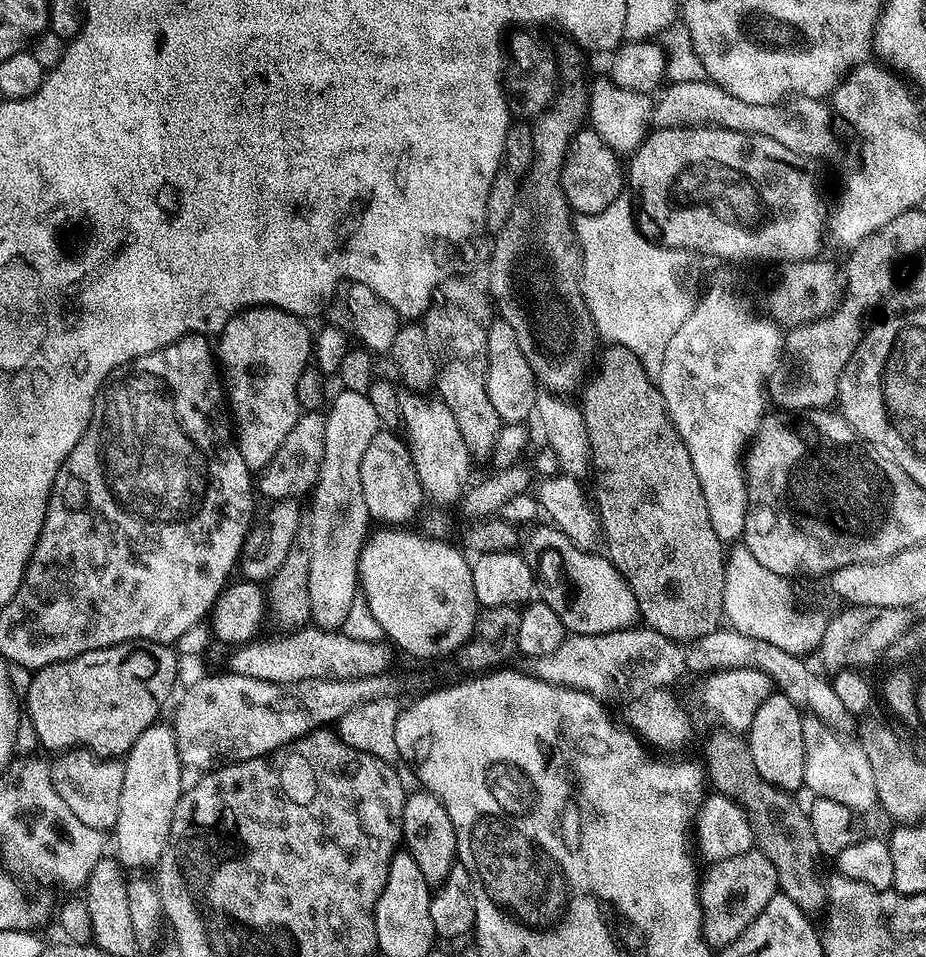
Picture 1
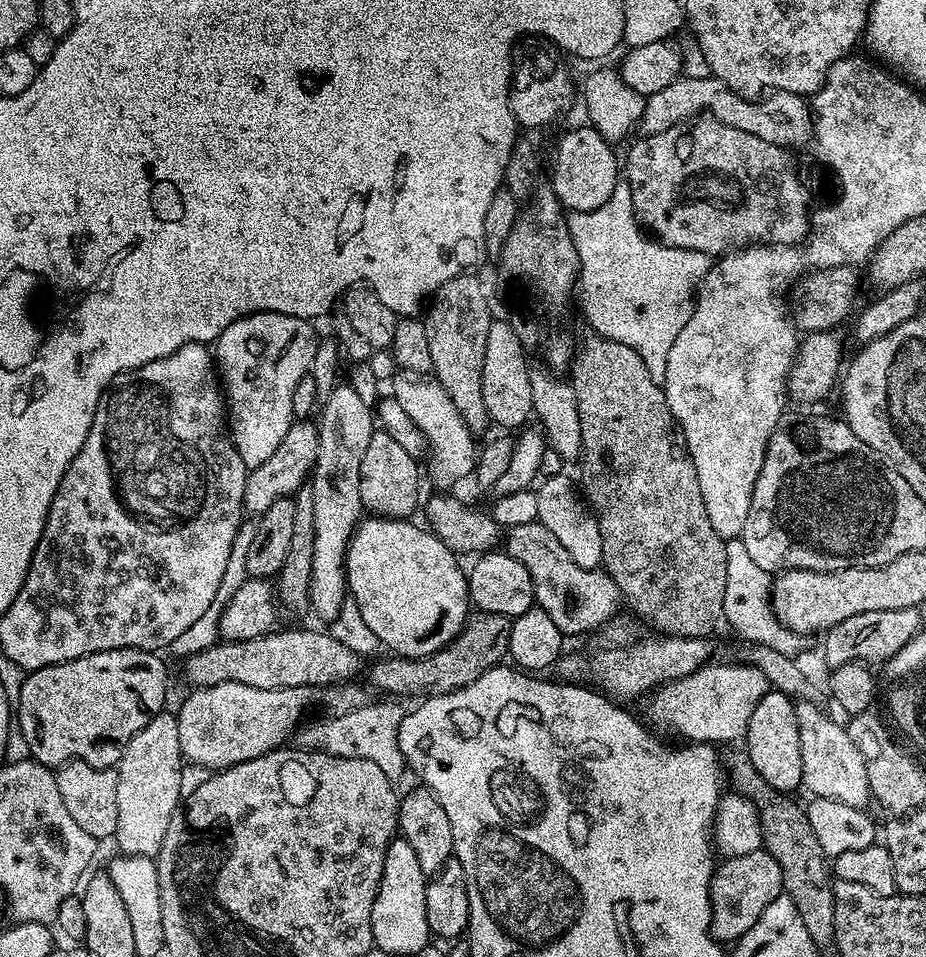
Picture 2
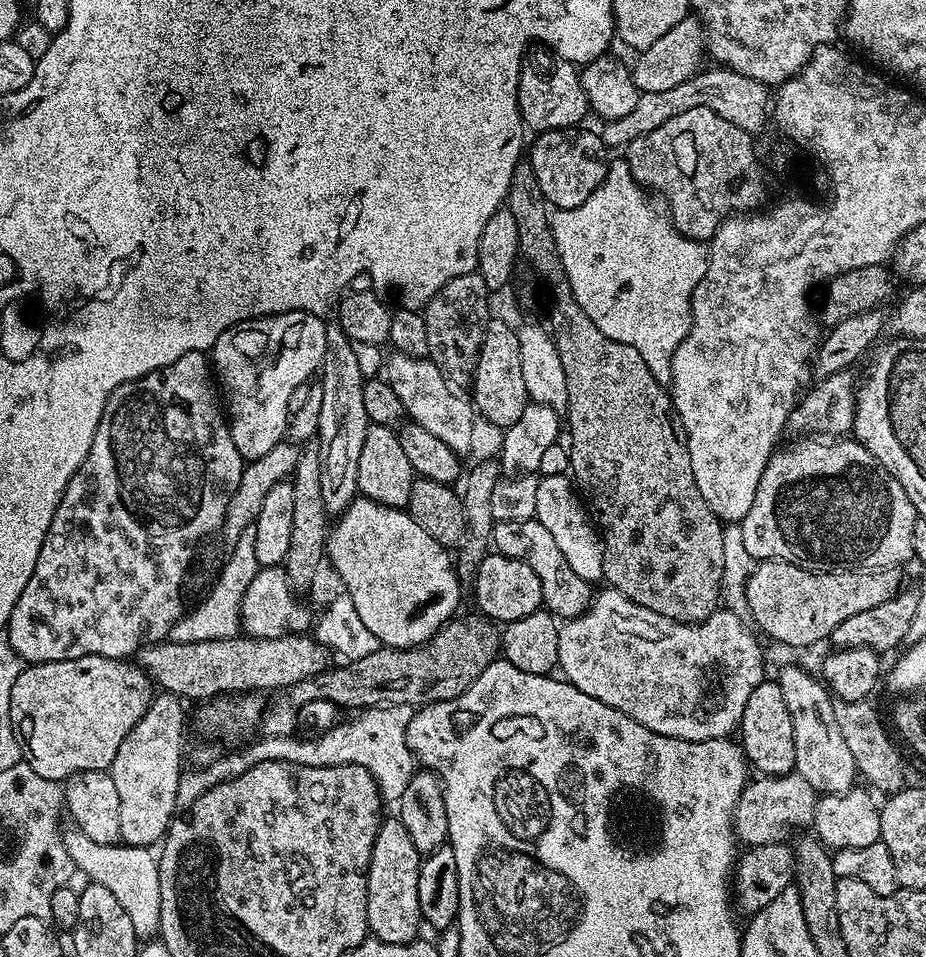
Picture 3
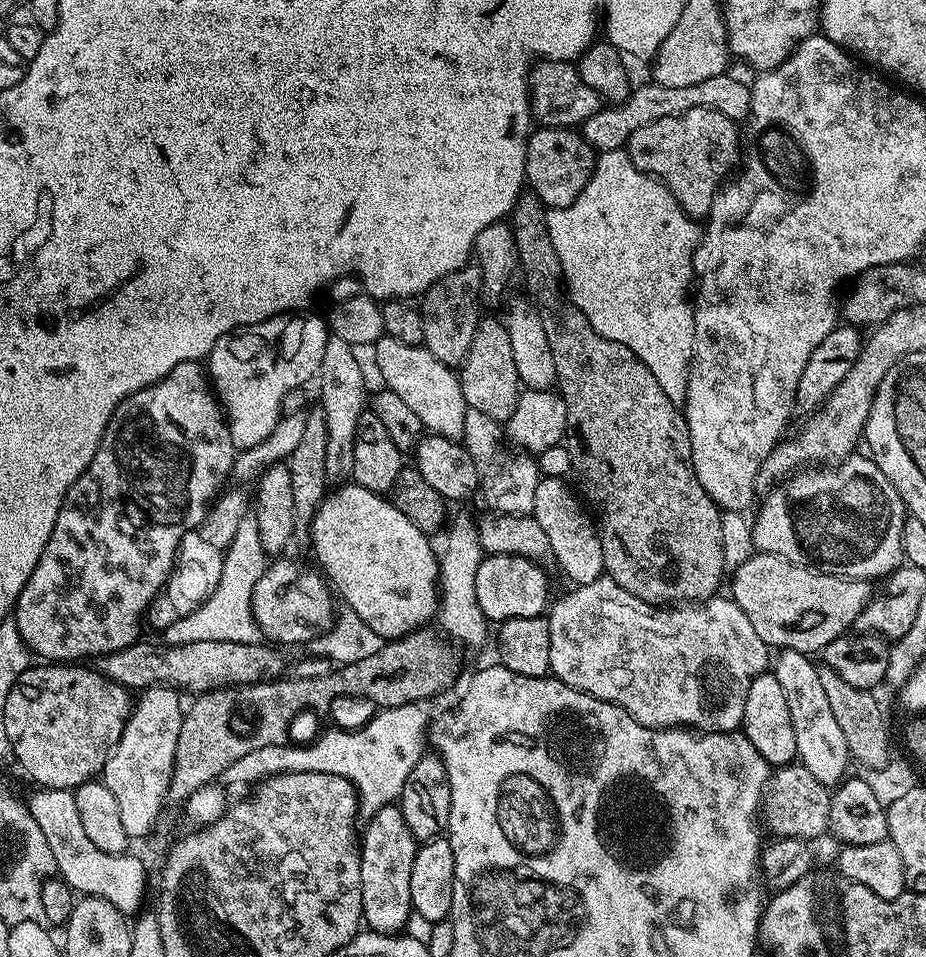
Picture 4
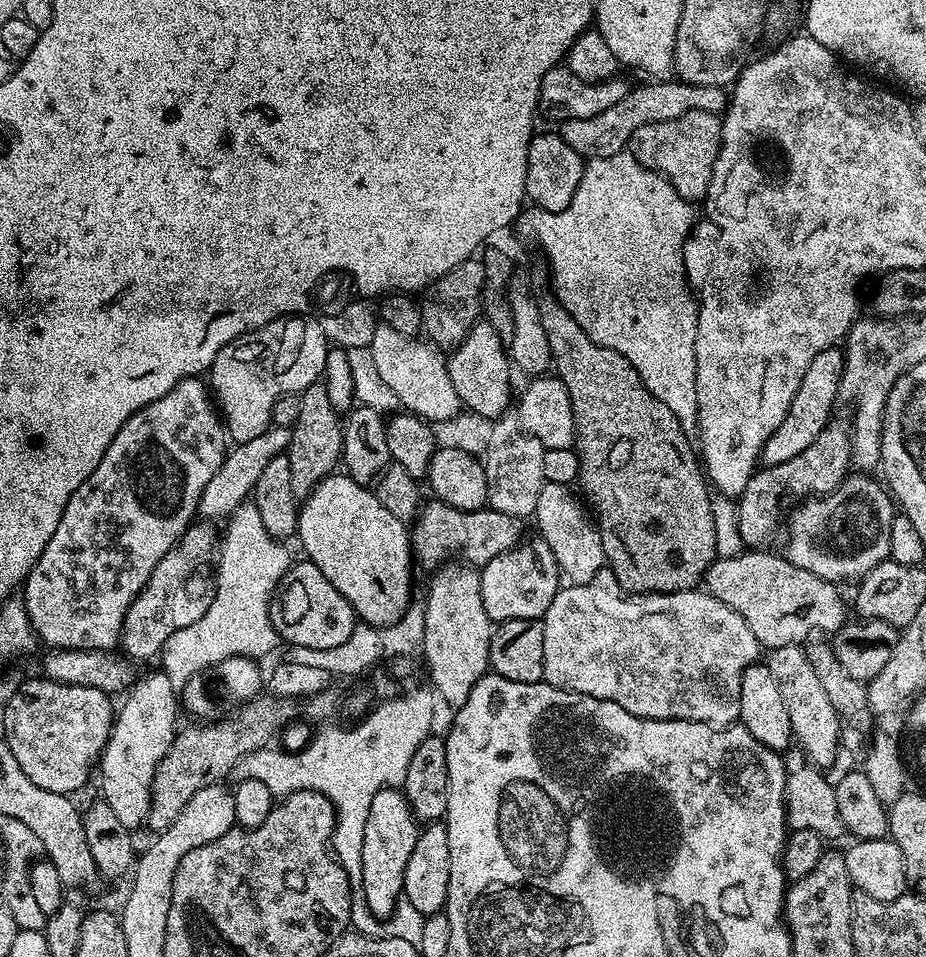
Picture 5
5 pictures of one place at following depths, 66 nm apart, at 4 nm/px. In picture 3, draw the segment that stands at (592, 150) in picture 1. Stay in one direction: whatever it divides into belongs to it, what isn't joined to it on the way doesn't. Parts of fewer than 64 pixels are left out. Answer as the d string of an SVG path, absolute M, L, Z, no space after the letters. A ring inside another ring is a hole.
M588 126L559 128L541 132L533 140L536 141L533 144L531 141L526 160L534 166L538 186L542 186L542 194L553 209L582 206L582 202L586 202L586 198L590 198L590 194L594 194L594 190L598 190L598 186L606 178L610 152L599 131L591 132Z

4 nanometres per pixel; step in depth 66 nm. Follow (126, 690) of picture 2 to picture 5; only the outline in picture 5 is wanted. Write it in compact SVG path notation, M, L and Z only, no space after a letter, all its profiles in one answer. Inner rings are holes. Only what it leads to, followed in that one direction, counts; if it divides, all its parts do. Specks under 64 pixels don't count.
M39 678L40 680L28 680L20 689L18 687L11 693L8 705L6 706L5 728L2 731L2 738L10 746L10 750L14 754L14 758L18 758L18 766L22 766L26 778L30 778L30 782L34 782L34 786L42 786L42 790L46 790L50 794L62 794L71 797L72 792L76 792L88 780L88 775L93 775L94 769L97 767L100 756L104 753L104 747L112 734L112 721L114 719L114 704L112 708L113 697L102 690L94 690L94 686L76 686L74 684L63 684L57 680L47 678Z

